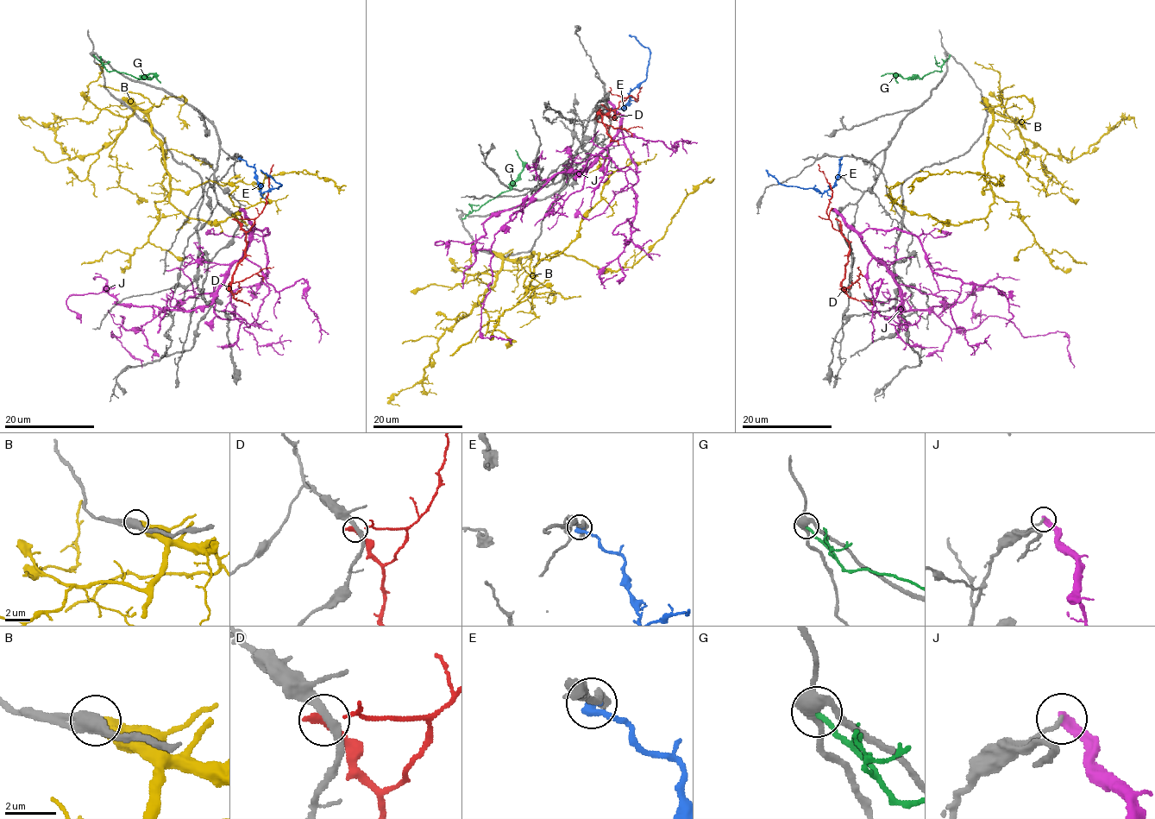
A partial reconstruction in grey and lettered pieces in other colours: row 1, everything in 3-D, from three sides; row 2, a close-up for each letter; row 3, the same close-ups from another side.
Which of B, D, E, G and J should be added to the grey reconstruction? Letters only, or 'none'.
none

